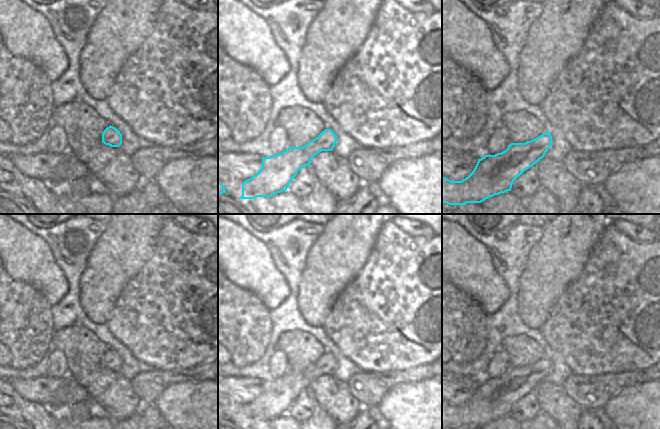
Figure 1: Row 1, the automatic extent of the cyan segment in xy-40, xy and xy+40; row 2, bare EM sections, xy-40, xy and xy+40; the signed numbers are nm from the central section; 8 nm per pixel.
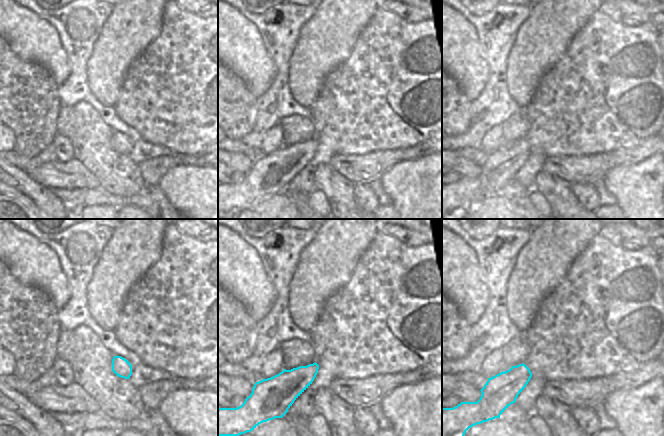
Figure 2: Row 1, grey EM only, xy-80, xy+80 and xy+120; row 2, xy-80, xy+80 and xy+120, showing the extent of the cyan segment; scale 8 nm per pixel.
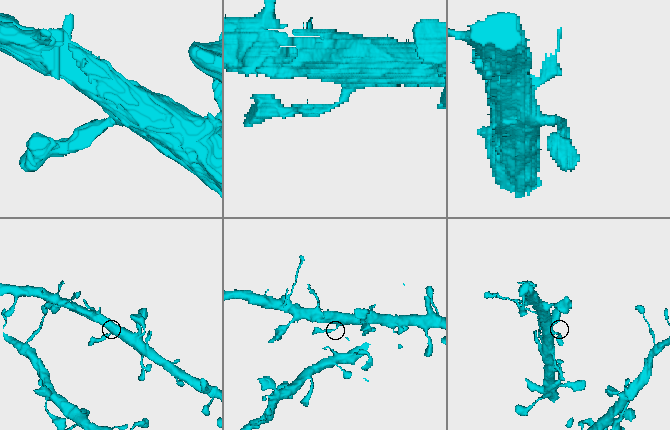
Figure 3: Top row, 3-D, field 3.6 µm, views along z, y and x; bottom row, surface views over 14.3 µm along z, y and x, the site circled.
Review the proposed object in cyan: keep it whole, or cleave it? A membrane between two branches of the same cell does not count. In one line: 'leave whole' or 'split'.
leave whole

